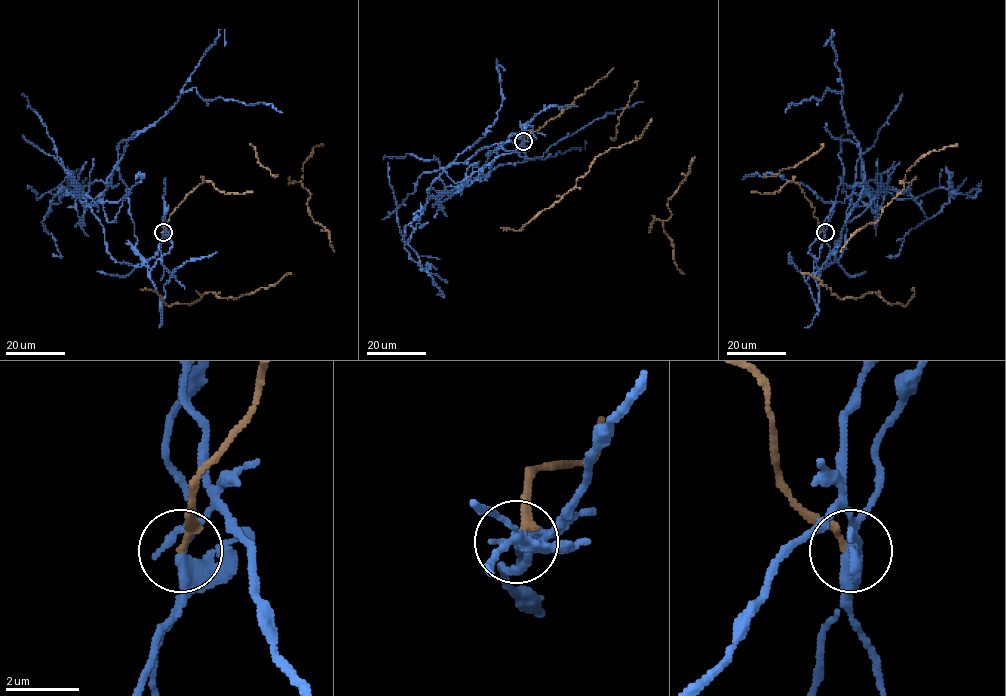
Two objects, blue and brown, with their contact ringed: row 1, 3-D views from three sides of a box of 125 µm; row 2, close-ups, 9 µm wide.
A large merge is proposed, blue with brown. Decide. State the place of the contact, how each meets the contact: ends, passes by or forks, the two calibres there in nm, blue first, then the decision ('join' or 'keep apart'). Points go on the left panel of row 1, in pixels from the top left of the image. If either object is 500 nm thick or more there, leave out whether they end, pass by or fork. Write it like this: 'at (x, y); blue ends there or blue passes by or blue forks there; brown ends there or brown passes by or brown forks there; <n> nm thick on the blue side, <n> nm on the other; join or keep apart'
at (163, 232); blue forks there; brown ends there; 280 nm thick on the blue side, 200 nm on the other; keep apart

